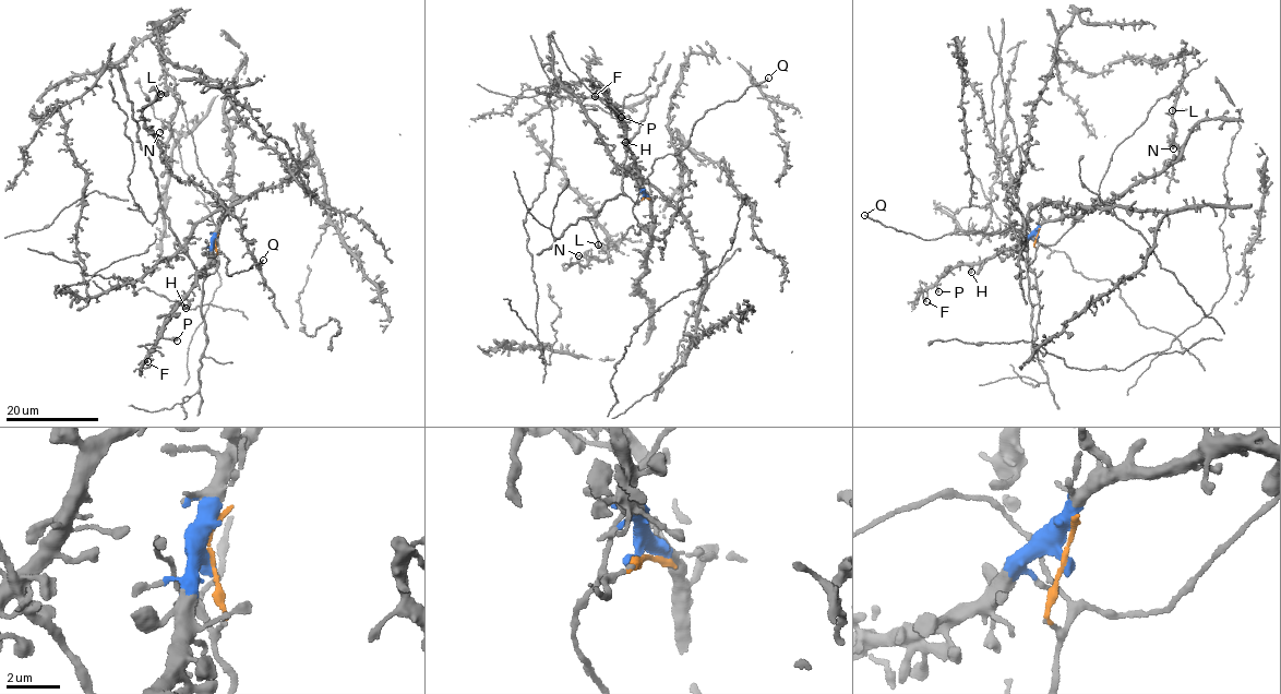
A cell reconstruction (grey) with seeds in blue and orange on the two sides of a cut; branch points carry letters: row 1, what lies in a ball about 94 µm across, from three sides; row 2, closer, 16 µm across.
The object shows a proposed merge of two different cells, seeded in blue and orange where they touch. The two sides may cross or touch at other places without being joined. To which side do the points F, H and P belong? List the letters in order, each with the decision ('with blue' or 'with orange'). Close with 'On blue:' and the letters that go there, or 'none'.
F: with blue
H: with blue
P: with blue
On blue: F, H, P

